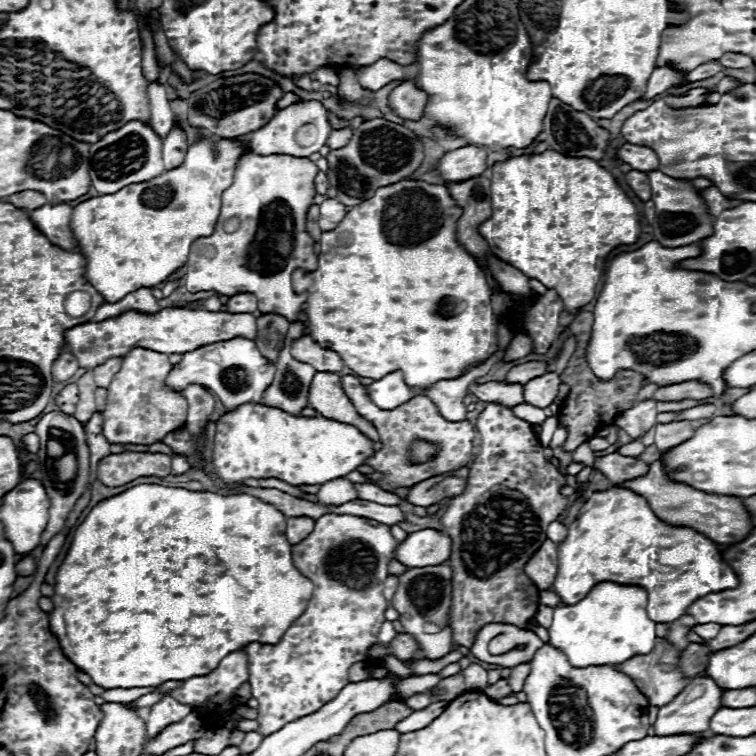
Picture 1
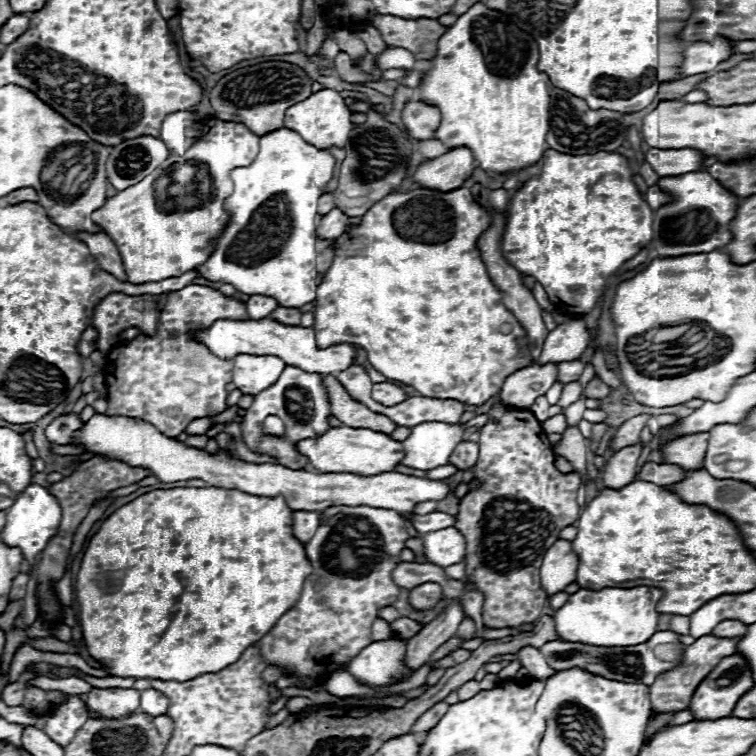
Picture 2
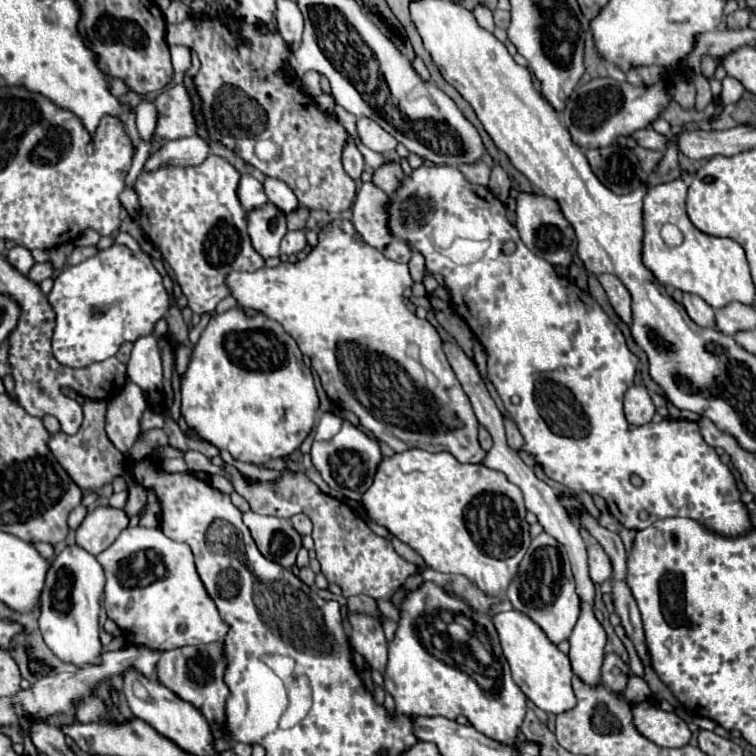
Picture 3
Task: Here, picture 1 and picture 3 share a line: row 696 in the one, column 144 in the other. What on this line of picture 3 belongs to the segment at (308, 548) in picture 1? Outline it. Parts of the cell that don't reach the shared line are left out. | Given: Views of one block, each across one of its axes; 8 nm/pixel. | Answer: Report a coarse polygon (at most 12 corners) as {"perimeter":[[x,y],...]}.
{"perimeter":[[144,252],[60,270],[54,358],[84,368],[152,334],[168,306]]}

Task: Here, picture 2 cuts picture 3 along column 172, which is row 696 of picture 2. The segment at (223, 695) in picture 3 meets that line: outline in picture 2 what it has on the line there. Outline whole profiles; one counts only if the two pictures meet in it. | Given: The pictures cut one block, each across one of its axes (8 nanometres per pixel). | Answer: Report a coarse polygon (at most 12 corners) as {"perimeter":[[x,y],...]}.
{"perimeter":[[702,636],[650,688],[652,712],[690,706],[698,684],[738,638]]}

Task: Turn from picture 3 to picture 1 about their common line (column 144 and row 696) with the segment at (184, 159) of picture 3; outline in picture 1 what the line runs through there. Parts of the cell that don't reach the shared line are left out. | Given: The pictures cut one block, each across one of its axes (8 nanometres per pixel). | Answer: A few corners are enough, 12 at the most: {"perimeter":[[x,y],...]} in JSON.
{"perimeter":[[172,696],[150,706],[148,738],[192,712]]}

